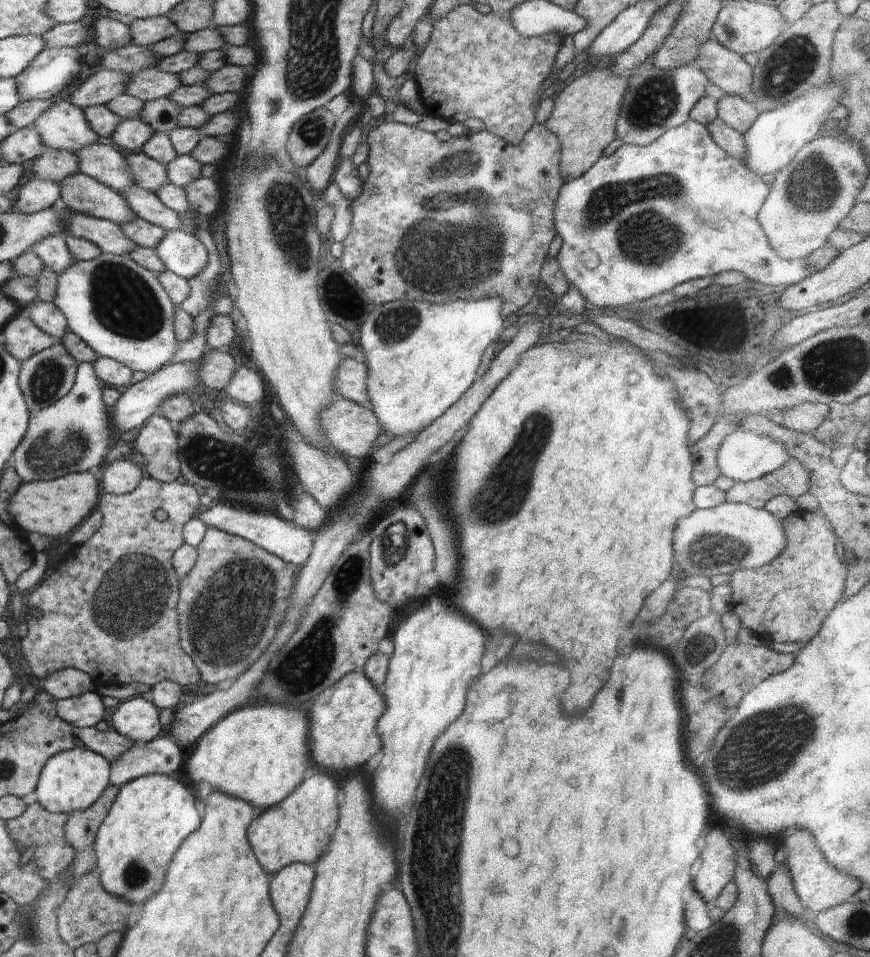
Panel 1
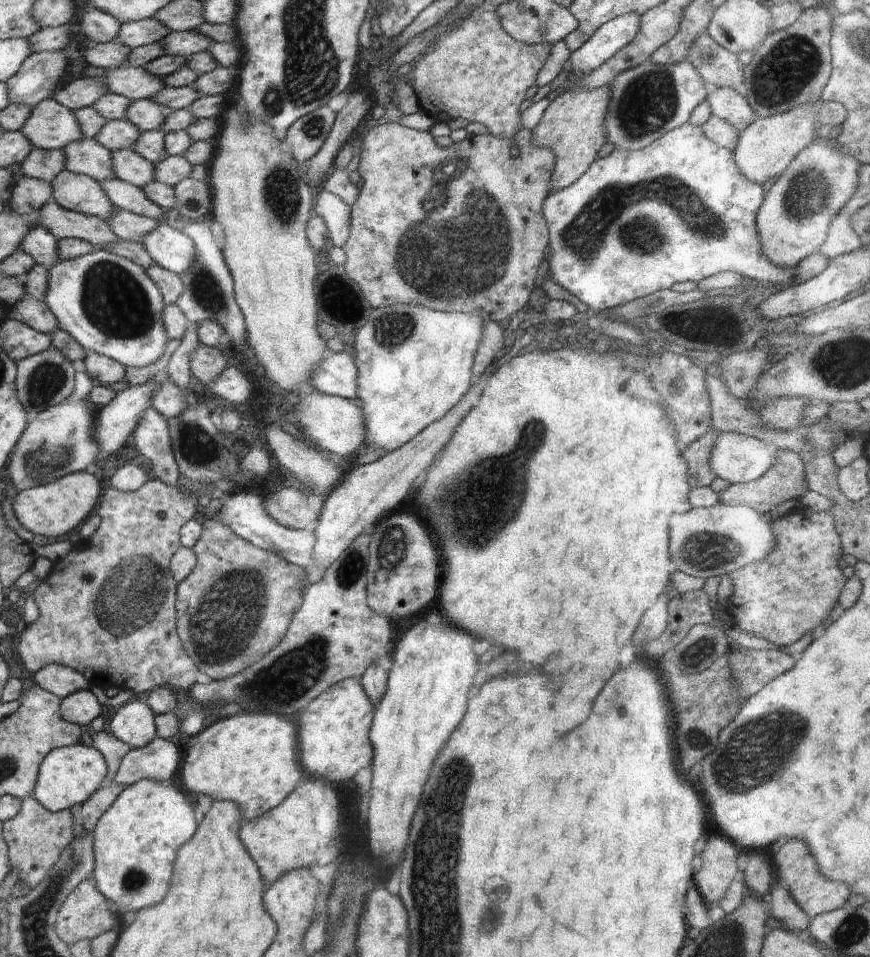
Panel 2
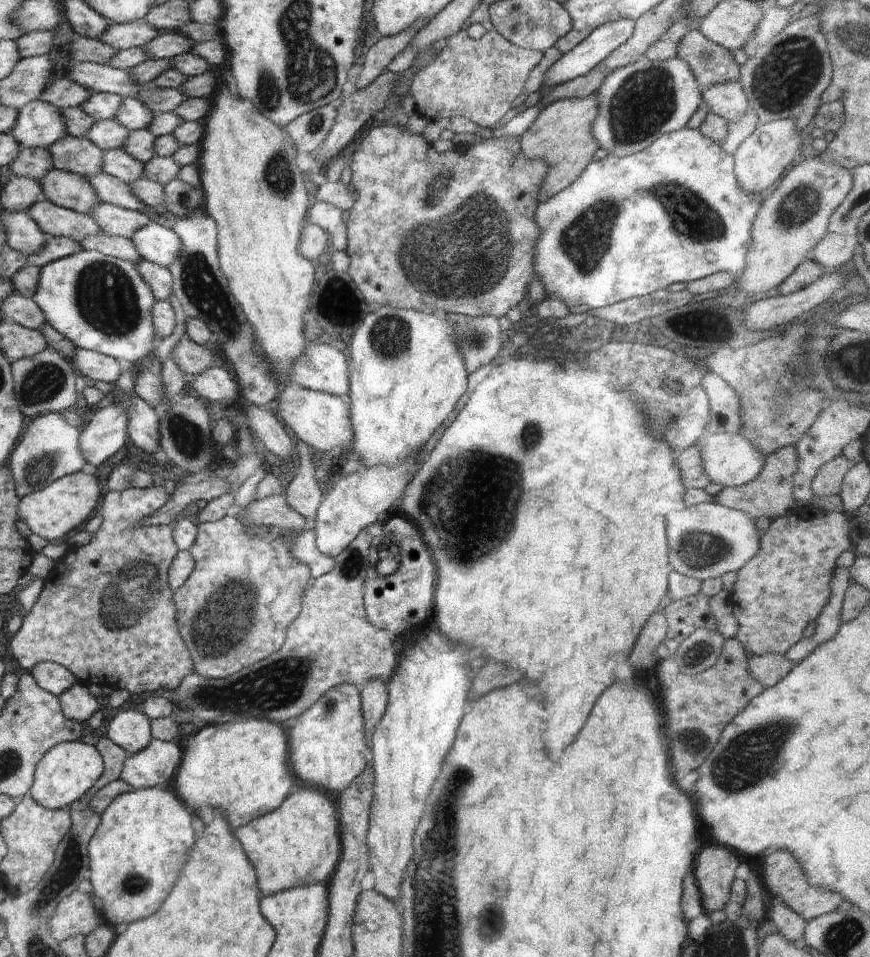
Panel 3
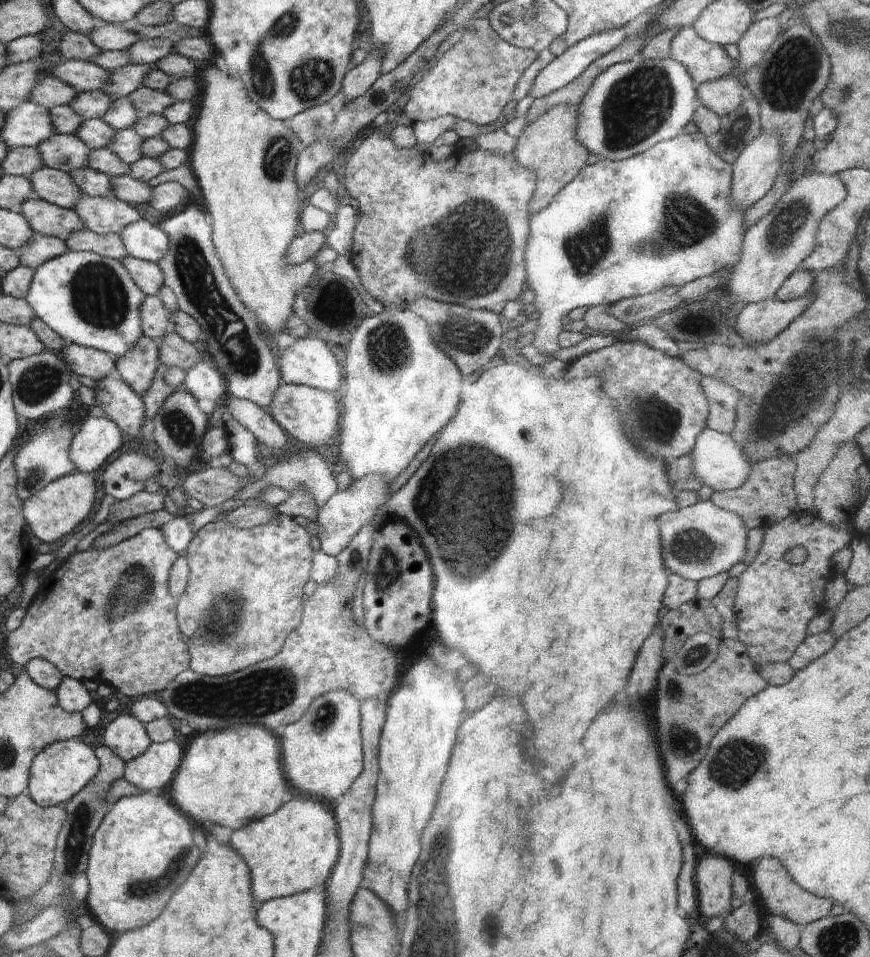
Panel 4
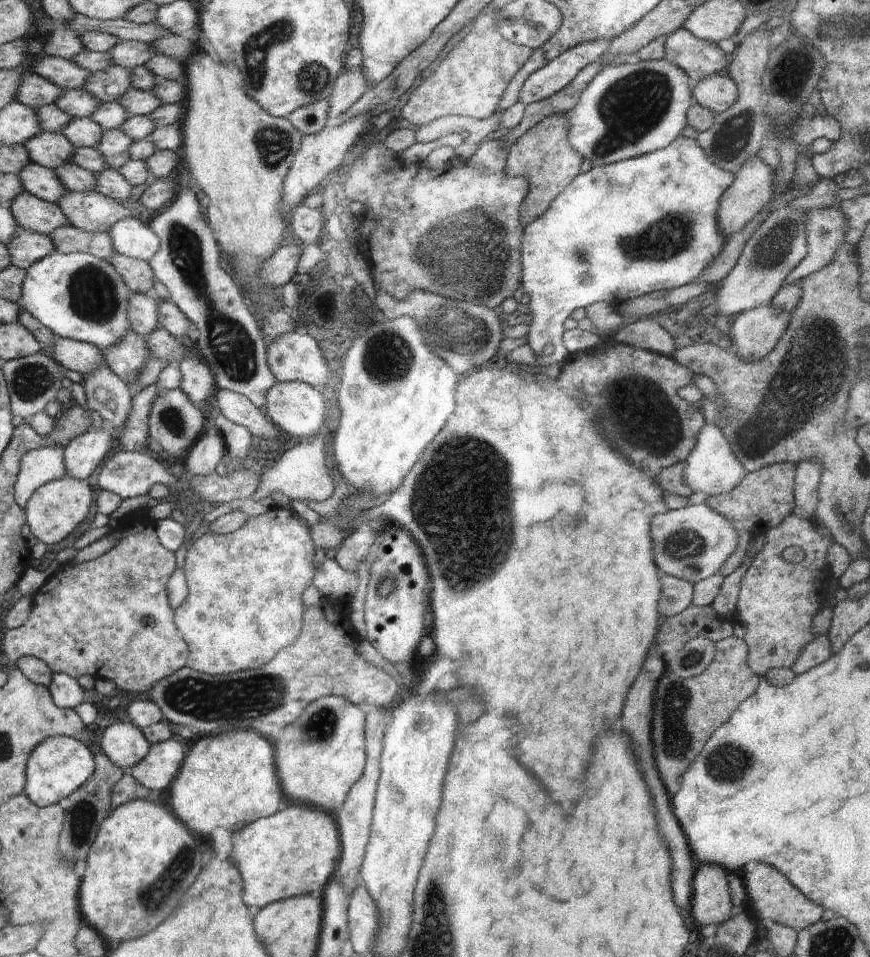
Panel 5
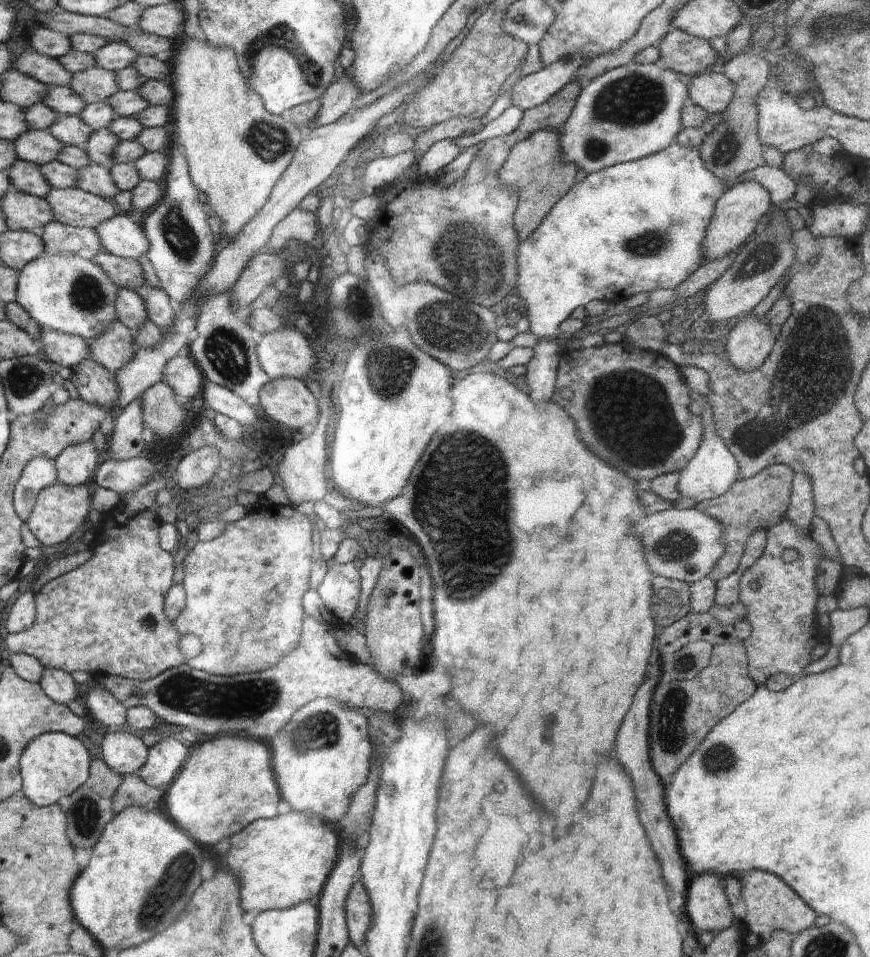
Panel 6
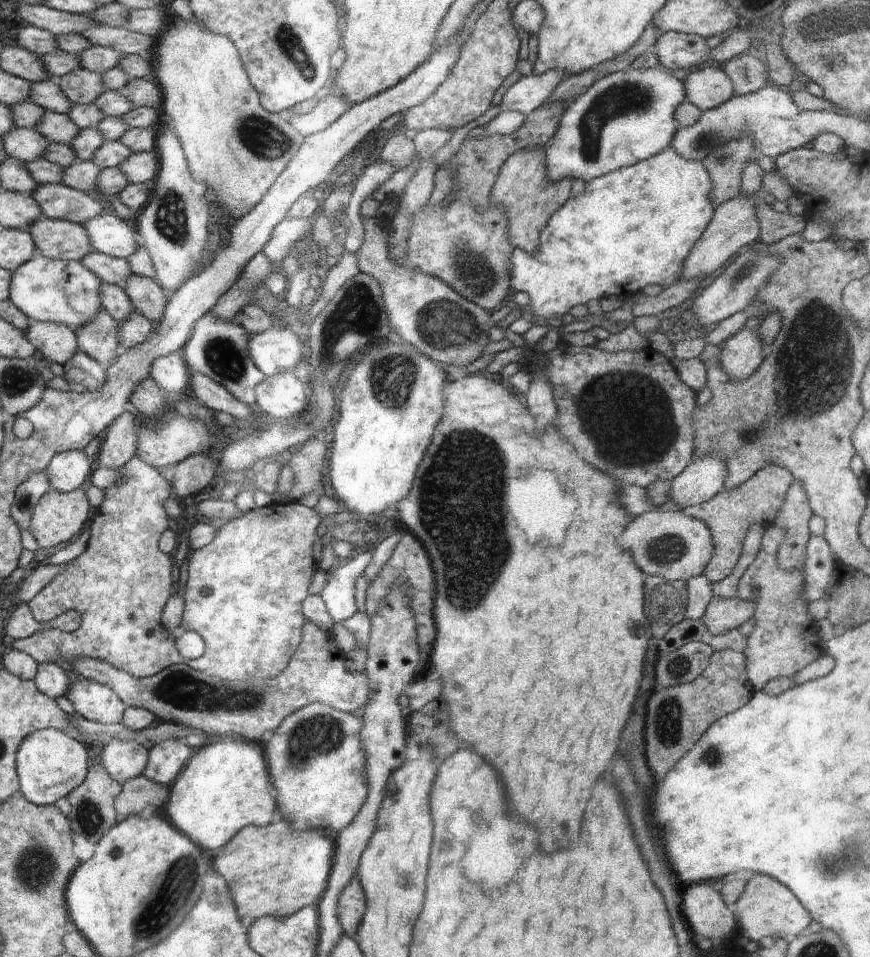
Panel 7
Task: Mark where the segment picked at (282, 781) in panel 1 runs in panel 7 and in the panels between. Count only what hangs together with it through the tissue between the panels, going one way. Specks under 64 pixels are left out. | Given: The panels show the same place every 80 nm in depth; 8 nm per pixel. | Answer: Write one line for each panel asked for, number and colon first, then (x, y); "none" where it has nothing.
2: (251, 759)
3: (242, 767)
4: (232, 776)
5: (229, 780)
6: (226, 782)
7: (225, 785)

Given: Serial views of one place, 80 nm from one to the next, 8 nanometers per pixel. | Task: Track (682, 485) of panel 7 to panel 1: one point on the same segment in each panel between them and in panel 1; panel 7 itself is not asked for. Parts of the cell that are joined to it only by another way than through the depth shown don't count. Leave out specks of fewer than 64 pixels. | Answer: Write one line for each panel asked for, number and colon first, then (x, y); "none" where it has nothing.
1: (742, 455)
2: (736, 458)
3: (730, 460)
4: (718, 462)
5: (711, 467)
6: (712, 470)

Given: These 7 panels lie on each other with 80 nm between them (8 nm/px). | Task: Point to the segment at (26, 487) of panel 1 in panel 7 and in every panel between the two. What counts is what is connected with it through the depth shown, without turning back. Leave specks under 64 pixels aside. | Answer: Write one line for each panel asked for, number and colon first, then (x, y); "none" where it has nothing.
2: (55, 509)
3: (64, 504)
4: (53, 512)
5: (56, 508)
6: (60, 509)
7: (60, 515)

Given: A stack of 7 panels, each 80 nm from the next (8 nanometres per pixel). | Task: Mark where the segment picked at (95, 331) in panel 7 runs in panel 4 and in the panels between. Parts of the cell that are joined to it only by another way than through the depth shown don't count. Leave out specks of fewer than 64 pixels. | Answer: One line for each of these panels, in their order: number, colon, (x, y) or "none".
4: (138, 367)
5: (125, 357)
6: (112, 349)

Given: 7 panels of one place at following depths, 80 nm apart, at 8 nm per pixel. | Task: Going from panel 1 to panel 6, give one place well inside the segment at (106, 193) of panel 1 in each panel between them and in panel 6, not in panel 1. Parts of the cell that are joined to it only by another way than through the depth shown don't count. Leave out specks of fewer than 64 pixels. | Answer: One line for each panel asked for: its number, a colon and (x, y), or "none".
2: (80, 193)
3: (69, 190)
4: (56, 187)
5: (42, 182)
6: (25, 177)

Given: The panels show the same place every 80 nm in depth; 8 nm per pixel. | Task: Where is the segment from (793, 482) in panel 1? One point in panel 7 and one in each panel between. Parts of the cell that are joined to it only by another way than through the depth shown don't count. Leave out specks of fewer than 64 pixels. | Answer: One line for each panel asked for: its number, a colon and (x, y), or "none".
2: (785, 480)
3: (769, 494)
4: (766, 497)
5: (765, 498)
6: (761, 501)
7: (728, 514)

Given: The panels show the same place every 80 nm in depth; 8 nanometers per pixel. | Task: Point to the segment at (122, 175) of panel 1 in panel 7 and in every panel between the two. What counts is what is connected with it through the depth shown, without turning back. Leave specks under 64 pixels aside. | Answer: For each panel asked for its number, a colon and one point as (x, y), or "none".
2: (85, 156)
3: (72, 154)
4: (61, 152)
5: (48, 149)
6: (35, 146)
7: (21, 143)

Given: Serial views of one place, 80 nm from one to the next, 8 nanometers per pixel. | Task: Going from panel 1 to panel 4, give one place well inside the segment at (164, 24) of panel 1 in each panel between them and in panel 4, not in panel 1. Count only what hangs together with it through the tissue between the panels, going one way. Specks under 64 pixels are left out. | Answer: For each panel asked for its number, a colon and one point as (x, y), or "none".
2: (133, 34)
3: (119, 36)
4: (107, 37)

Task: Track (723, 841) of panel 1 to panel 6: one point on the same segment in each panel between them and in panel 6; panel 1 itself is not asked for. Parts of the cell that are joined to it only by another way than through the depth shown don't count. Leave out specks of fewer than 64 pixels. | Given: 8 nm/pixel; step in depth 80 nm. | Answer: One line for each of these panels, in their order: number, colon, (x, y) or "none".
2: (718, 865)
3: (715, 865)
4: (713, 874)
5: (711, 904)
6: (708, 907)

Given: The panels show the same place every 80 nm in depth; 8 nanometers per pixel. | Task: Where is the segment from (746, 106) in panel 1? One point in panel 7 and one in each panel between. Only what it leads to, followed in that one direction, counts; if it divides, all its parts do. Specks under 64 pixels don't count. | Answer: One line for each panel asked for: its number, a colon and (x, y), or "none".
2: (726, 103)
3: (727, 99)
4: (723, 95)
5: (716, 92)
6: (712, 91)
7: (707, 88)

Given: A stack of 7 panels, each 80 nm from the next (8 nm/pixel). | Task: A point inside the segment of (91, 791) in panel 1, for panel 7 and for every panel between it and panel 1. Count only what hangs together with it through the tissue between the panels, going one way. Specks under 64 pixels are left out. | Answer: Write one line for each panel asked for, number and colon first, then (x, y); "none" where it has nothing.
2: (71, 775)
3: (71, 768)
4: (67, 767)
5: (61, 765)
6: (57, 765)
7: (52, 765)

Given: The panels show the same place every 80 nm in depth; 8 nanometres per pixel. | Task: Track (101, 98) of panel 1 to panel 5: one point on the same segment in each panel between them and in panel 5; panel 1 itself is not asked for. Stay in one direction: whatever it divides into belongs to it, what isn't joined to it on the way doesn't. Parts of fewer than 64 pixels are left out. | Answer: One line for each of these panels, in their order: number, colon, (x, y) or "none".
2: (79, 93)
3: (63, 93)
4: (50, 92)
5: (34, 91)

